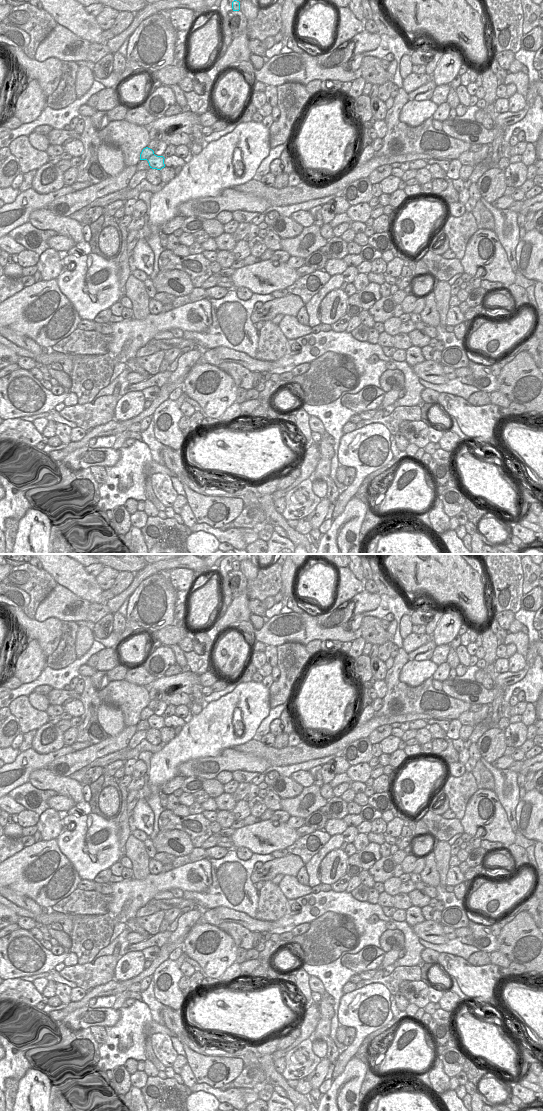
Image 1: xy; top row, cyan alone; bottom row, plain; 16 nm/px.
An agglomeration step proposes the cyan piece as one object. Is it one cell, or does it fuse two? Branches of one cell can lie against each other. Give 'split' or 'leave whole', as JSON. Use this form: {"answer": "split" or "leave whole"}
{"answer": "split"}

